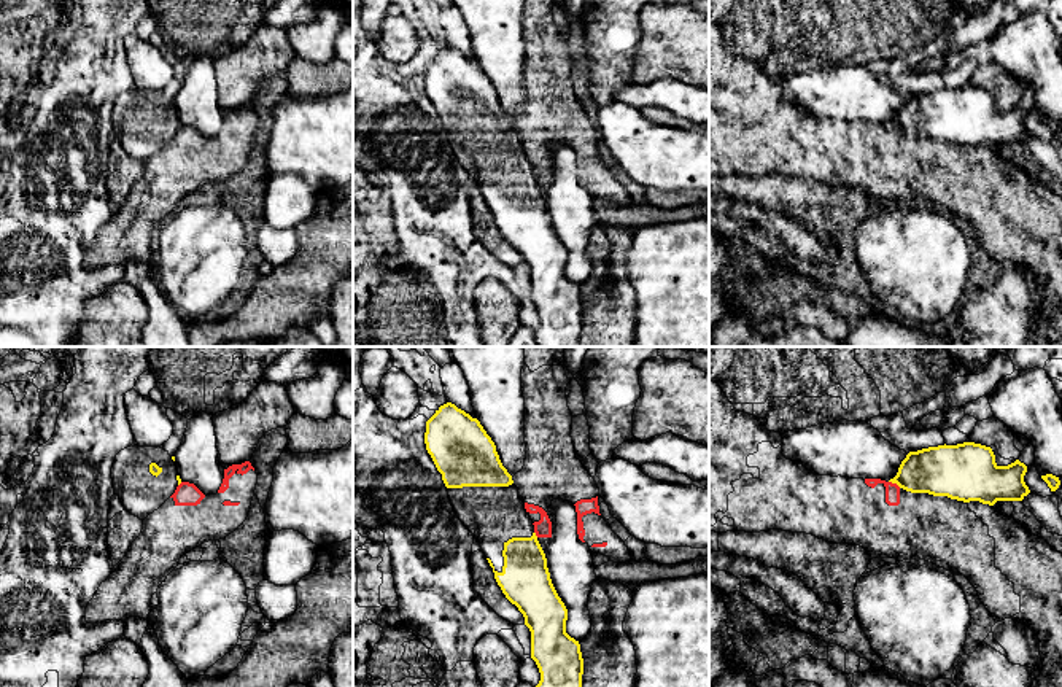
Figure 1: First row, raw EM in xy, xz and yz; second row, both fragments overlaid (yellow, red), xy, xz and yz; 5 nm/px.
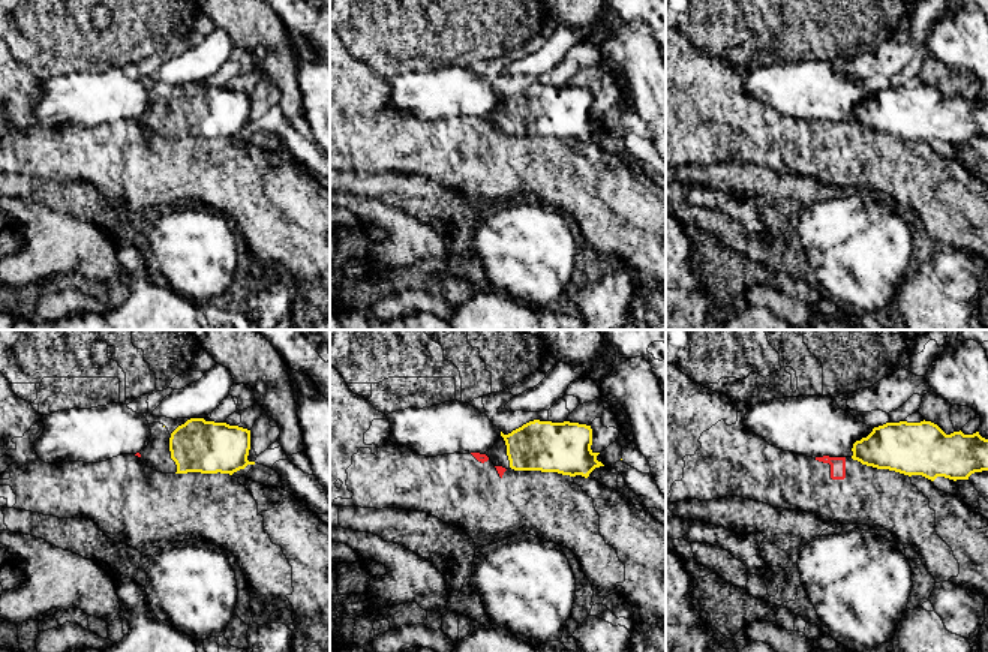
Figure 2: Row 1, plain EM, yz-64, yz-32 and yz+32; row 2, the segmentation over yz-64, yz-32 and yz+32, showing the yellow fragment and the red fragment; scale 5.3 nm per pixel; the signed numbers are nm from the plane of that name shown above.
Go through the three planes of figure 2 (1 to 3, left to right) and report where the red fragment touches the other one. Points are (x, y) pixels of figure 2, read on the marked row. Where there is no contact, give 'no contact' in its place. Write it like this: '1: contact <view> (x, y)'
1: no contact
2: no contact
3: no contact

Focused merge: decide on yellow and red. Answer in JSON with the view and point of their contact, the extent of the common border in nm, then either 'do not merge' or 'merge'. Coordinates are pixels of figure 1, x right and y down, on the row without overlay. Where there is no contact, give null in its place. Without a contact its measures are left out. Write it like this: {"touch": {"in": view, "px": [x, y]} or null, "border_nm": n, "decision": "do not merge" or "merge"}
{"touch": {"in": "yz", "px": [895, 126]}, "border_nm": 70, "decision": "do not merge"}

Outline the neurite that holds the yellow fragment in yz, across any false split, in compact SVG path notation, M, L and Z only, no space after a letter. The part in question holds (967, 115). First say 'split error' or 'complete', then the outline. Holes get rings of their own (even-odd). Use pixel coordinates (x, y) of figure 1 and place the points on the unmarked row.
complete; M963 86L957 89L938 89L909 95L898 116L889 126L911 137L928 137L970 146L979 145L994 149L997 145L1022 145L1029 137L1024 126L1027 110L1016 103L1008 110L998 110L990 91Z

